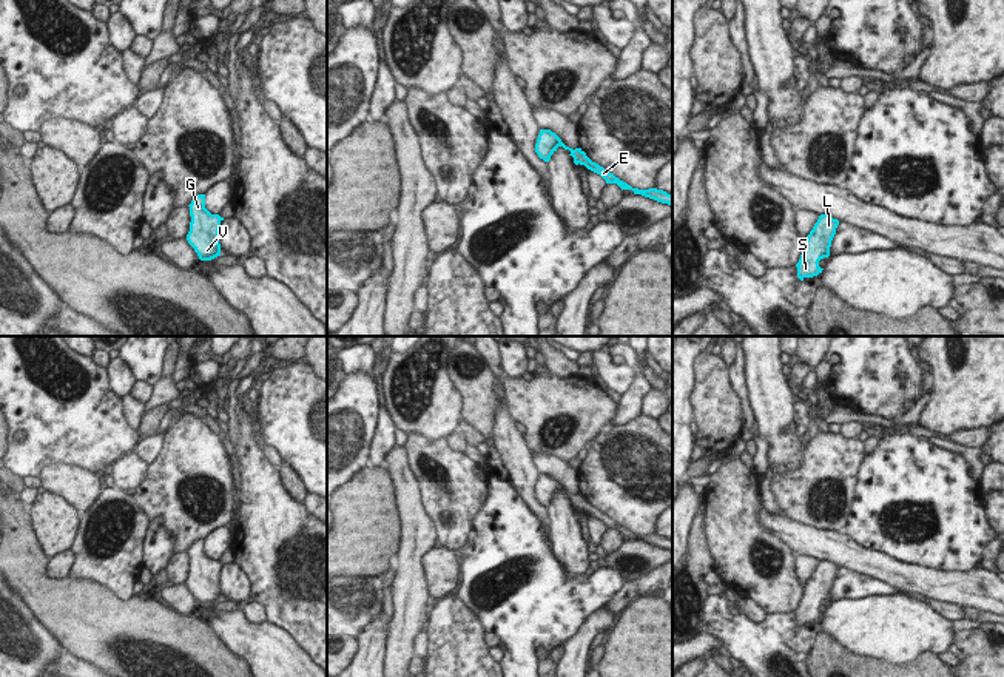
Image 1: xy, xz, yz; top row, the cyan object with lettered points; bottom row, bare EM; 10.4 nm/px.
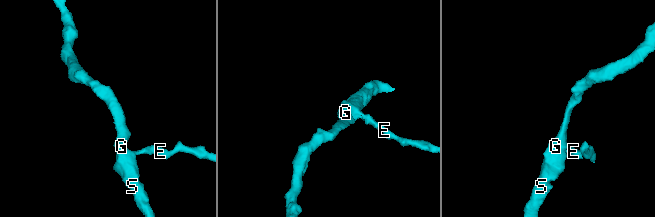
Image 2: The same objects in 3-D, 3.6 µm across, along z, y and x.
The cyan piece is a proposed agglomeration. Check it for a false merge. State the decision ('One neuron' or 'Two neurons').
One neuron

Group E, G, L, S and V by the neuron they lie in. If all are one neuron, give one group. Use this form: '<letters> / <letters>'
E G L S V

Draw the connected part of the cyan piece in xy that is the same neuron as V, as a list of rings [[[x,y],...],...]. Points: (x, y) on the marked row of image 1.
[[[197,194],[190,207],[188,244],[194,248],[200,261],[211,261],[221,256],[219,230],[224,217],[211,214],[205,208],[205,194]]]

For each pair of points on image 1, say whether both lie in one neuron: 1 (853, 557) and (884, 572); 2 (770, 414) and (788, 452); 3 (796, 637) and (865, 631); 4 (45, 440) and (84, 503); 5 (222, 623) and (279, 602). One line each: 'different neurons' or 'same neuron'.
1: same neuron
2: same neuron
3: different neurons
4: different neurons
5: different neurons

